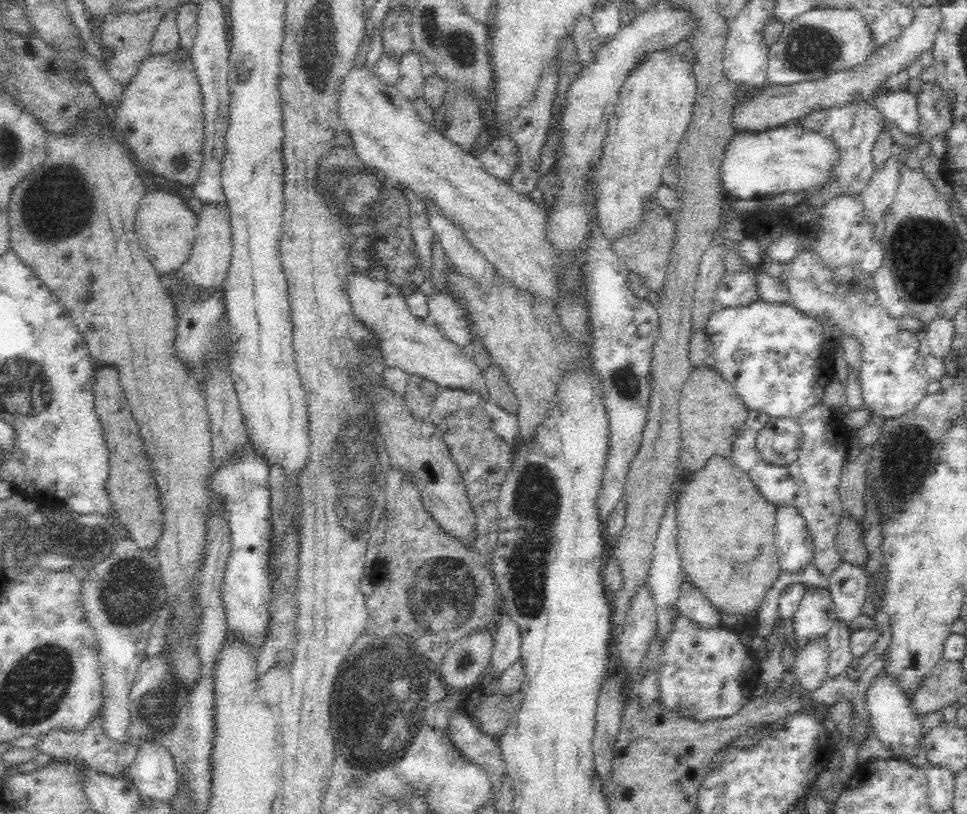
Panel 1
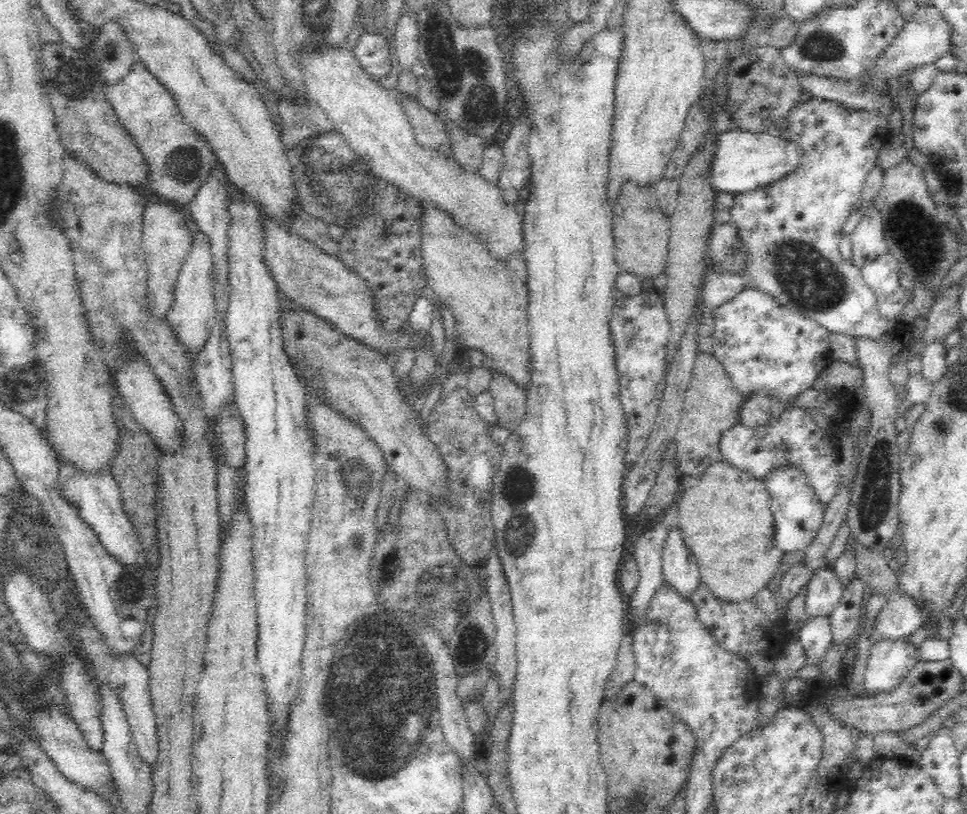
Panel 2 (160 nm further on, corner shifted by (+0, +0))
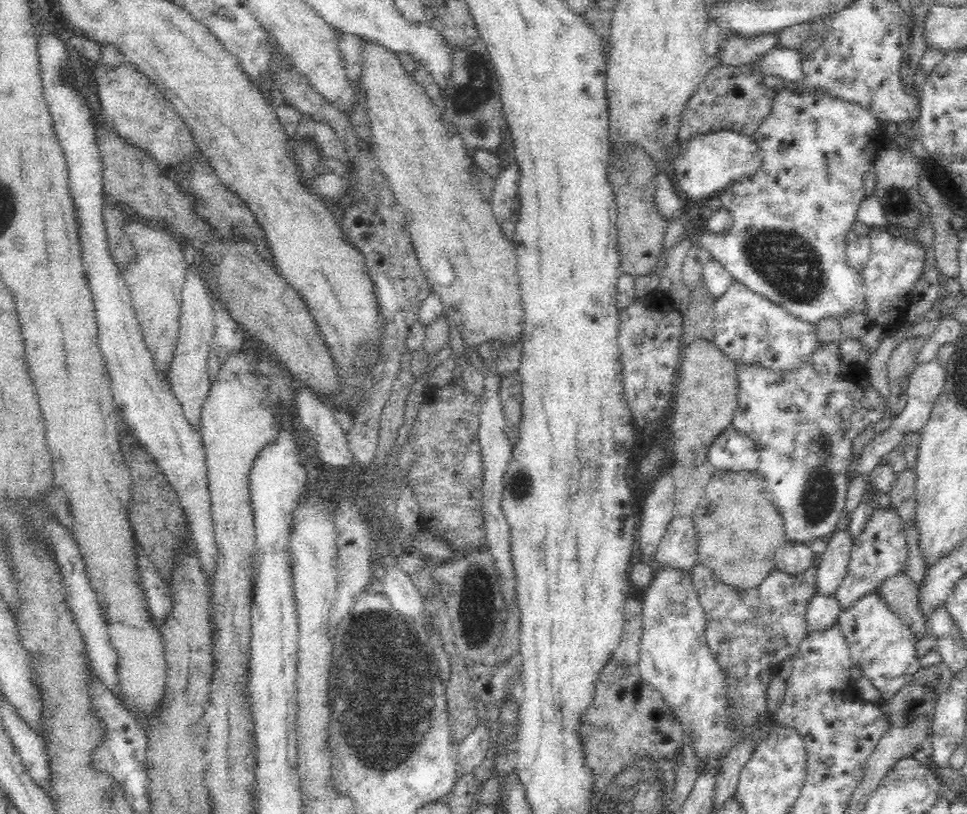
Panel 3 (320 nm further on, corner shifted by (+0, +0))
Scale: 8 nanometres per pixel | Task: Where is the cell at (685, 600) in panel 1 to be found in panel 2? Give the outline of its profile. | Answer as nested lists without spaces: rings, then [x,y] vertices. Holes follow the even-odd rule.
[[[676,526],[667,531],[663,559],[666,582],[676,589],[676,593],[682,600],[693,604],[691,600],[700,586],[698,567],[696,567],[696,562],[690,558],[686,548],[682,547],[680,533]]]

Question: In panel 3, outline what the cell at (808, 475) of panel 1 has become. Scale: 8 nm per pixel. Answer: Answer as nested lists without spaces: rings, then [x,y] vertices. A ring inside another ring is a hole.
[[[732,426],[723,430],[711,444],[708,458],[714,468],[756,471],[759,450],[751,436]]]

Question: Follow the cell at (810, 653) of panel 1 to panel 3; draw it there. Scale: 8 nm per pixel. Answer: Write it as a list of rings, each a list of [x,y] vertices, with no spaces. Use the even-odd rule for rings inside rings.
[[[815,596],[805,614],[804,629],[807,635],[827,631],[830,627],[837,626],[838,620],[838,605],[835,597],[824,599]]]

